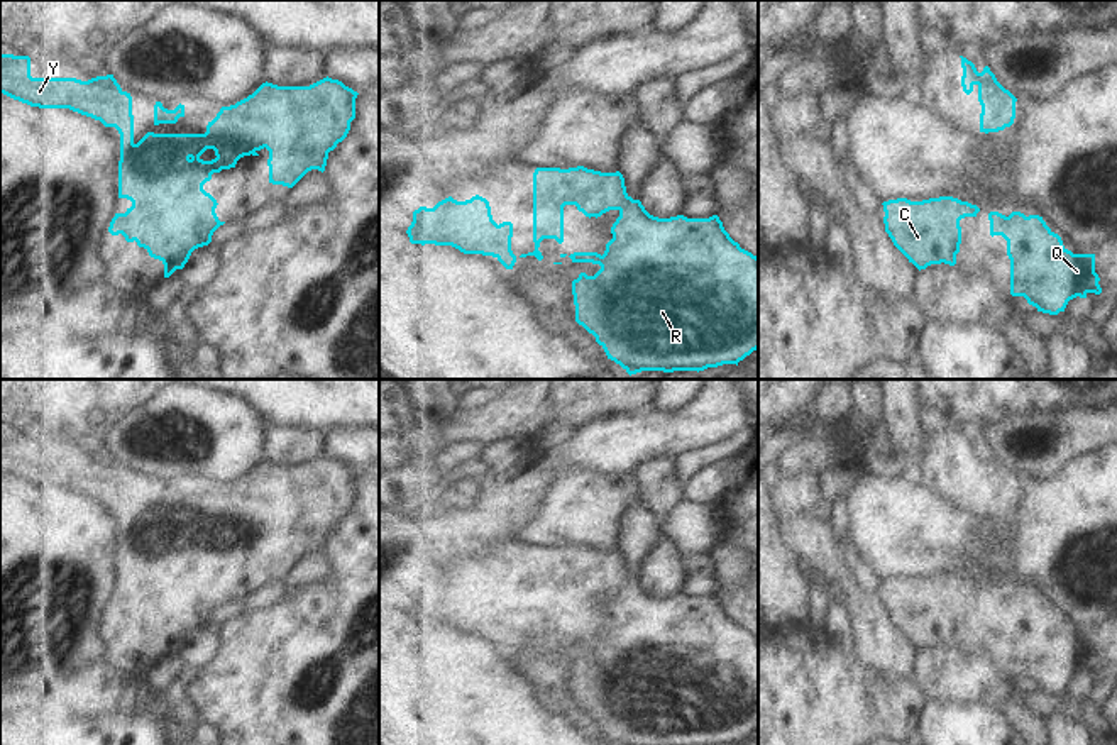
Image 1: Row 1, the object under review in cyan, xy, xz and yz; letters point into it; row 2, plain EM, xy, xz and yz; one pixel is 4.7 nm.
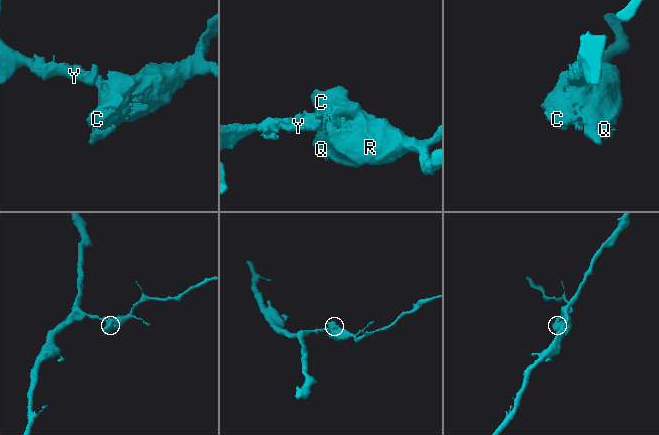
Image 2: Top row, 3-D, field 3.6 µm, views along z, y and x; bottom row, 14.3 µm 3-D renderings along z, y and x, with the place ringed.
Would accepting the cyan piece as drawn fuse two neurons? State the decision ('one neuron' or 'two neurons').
one neuron

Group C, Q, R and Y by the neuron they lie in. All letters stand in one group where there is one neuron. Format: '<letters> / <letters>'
C Q R Y

